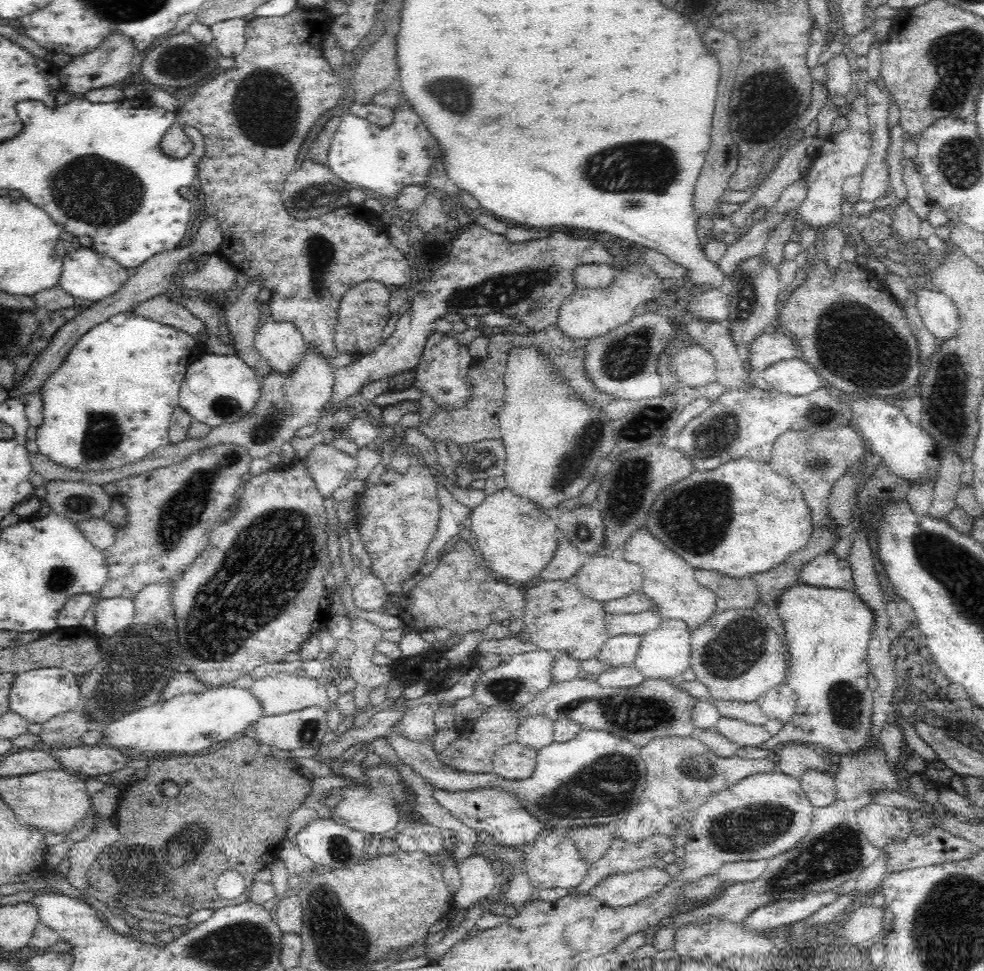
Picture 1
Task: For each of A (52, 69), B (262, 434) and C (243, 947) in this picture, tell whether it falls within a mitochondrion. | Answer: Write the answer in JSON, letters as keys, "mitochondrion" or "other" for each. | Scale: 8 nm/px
{"A":"other","B":"mitochondrion","C":"mitochondrion"}

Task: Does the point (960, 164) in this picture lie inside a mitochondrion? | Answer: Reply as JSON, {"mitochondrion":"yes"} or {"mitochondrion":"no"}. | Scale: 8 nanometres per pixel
{"mitochondrion":"yes"}

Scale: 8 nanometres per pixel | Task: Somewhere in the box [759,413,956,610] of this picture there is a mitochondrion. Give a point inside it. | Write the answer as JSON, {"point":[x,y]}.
{"point":[817,463]}

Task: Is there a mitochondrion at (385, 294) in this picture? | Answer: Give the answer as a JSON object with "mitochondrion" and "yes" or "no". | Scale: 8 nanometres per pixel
{"mitochondrion":"no"}

